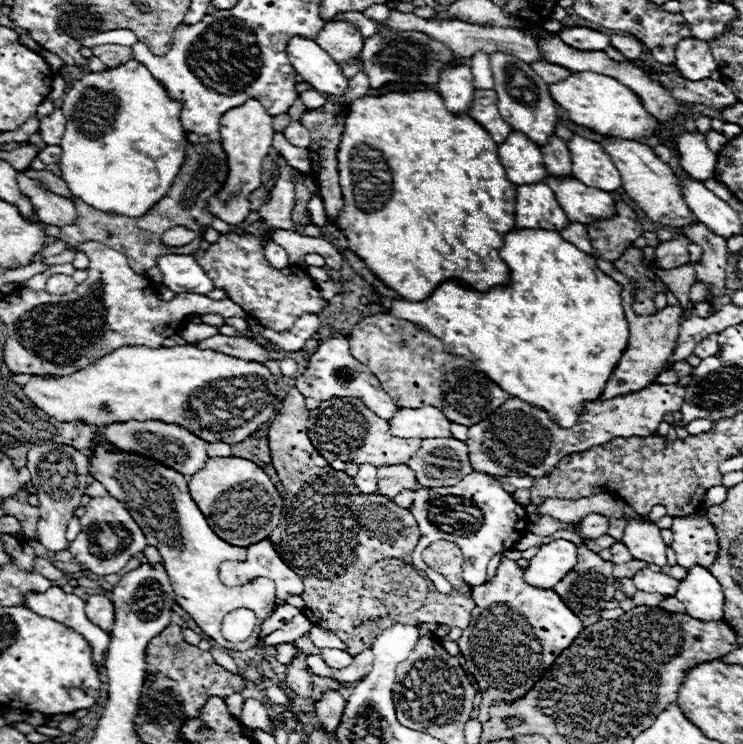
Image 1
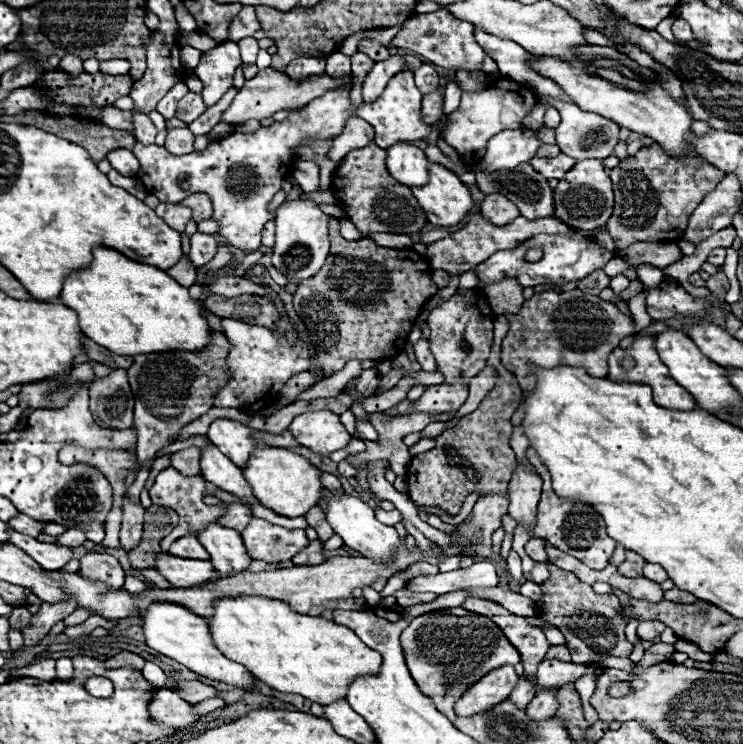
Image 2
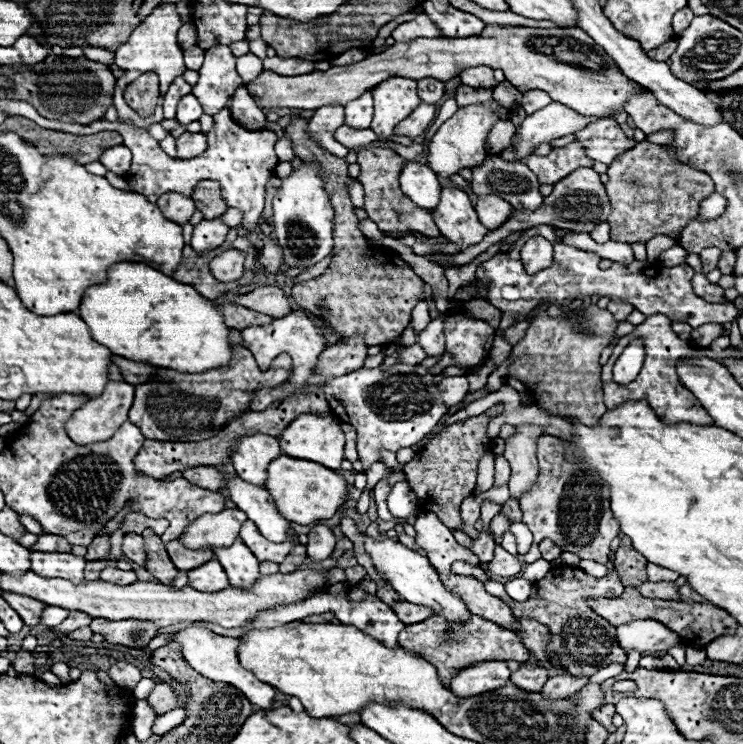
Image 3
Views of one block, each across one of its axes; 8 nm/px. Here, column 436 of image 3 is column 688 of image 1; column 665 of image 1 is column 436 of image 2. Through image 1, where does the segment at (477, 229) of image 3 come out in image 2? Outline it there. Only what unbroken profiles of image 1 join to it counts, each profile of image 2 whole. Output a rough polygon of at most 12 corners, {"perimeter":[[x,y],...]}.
{"perimeter":[[436,162],[412,194],[428,222],[460,224],[472,208],[466,184]]}

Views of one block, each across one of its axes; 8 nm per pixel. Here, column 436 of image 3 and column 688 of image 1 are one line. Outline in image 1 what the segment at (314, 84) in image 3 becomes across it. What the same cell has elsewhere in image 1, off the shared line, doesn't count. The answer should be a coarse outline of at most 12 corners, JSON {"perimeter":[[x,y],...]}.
{"perimeter":[[678,42],[676,68],[688,80],[718,70],[708,42]]}

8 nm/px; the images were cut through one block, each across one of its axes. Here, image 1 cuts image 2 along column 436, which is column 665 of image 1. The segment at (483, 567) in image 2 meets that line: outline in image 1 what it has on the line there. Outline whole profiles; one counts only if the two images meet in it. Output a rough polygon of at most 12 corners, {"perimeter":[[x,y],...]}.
{"perimeter":[[640,570],[632,580],[638,590],[674,596],[680,586],[662,572]]}

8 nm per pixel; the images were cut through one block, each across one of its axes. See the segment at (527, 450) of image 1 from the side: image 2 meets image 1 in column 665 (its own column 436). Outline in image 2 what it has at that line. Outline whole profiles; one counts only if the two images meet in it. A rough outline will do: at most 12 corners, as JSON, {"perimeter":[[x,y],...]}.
{"perimeter":[[464,382],[428,386],[416,412],[456,412],[468,398]]}

